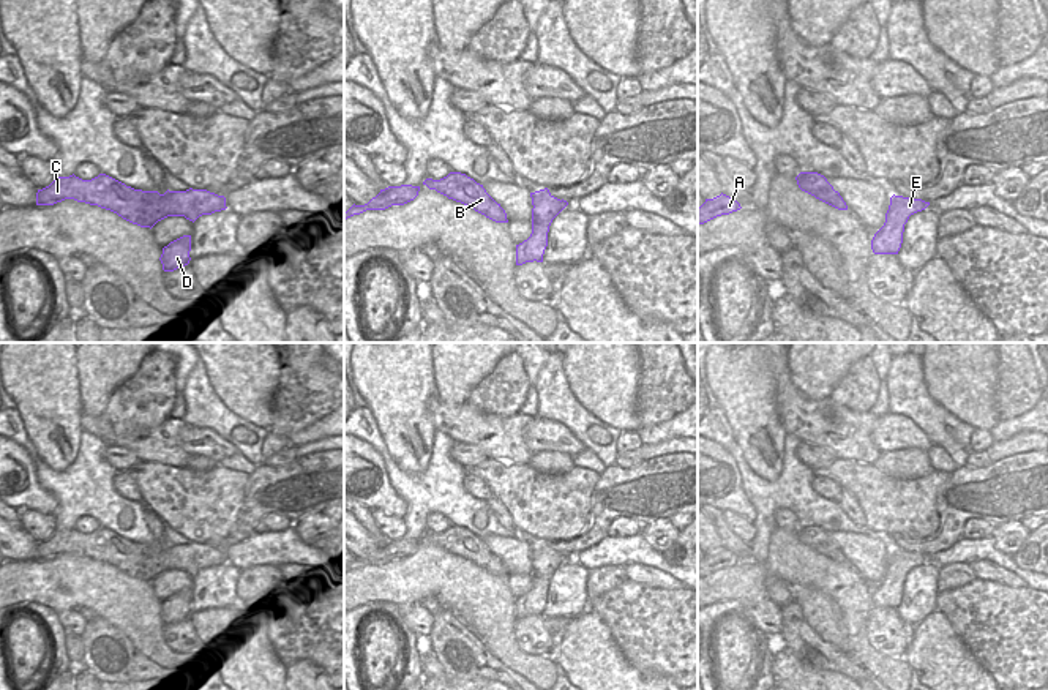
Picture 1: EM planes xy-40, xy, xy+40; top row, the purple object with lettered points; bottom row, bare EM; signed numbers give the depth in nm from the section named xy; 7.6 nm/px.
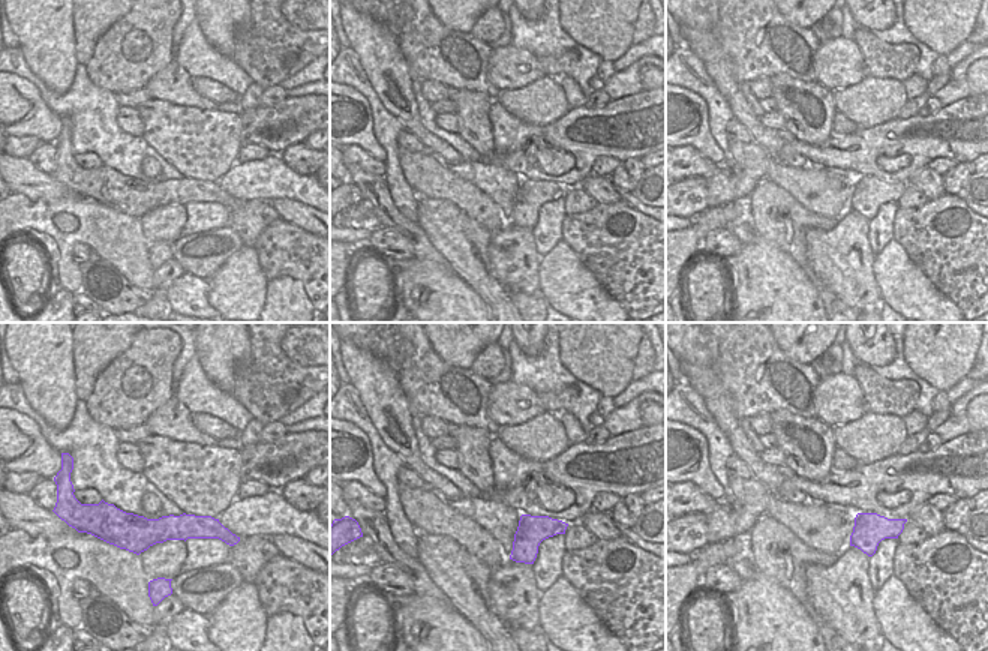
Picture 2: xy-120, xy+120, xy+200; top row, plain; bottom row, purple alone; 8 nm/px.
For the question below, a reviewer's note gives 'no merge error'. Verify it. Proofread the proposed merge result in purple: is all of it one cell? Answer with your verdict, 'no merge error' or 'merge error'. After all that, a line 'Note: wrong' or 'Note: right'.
merge error
Note: wrong

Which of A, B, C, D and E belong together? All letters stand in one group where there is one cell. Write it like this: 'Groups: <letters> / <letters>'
Groups: A B C / D E

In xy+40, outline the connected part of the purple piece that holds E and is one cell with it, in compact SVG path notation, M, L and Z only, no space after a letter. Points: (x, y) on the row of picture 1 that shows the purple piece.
M892 196L884 226L874 234L871 249L874 254L898 254L903 243L904 224L909 216L925 210L930 202L922 199Z

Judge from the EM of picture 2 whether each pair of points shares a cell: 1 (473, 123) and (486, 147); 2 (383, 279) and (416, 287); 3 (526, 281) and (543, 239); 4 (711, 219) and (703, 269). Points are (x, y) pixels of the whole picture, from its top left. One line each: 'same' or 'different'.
1: same
2: different
3: different
4: different

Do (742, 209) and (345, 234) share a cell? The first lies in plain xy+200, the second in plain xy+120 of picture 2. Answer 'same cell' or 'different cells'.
different cells

